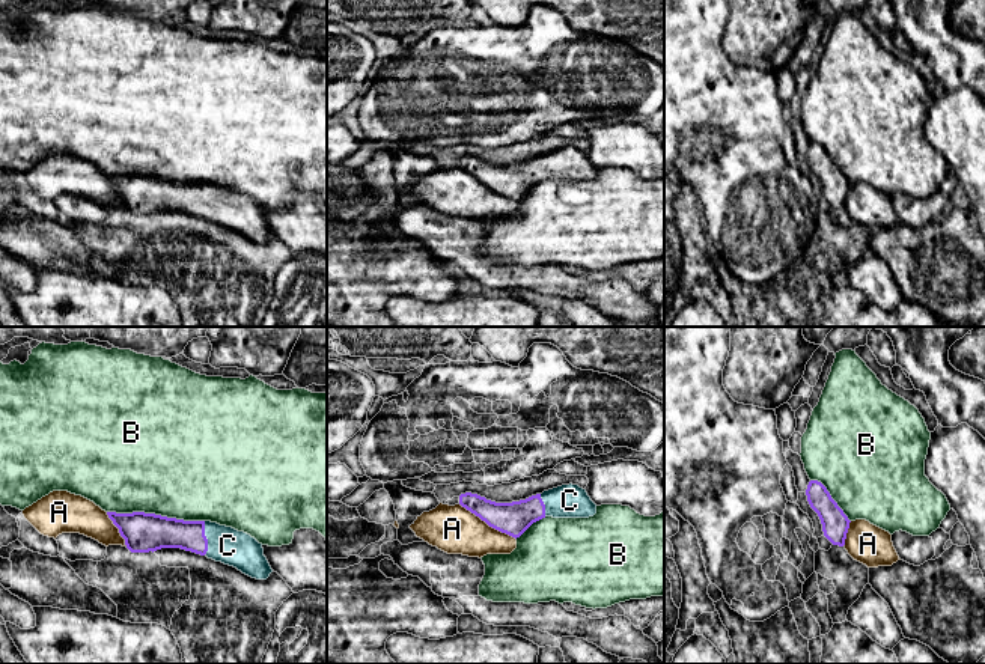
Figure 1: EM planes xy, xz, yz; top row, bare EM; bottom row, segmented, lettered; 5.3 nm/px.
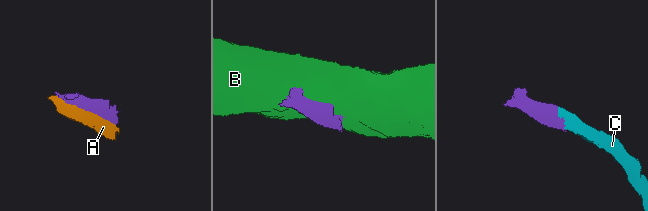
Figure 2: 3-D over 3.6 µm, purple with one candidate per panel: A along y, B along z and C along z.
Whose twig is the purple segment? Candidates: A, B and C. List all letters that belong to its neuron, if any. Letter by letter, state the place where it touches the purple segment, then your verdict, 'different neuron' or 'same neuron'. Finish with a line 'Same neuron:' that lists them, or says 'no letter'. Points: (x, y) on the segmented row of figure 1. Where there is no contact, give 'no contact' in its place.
A: contact xz (488, 524); different neuron
B: contact xy (154, 514); different neuron
C: contact xy (205, 538); same neuron
Same neuron: C

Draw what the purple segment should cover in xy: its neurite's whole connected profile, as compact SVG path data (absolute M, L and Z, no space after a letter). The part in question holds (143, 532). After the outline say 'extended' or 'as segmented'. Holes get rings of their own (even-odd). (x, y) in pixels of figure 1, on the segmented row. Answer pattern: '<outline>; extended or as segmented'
M107 512L131 553L181 548L267 580L273 572L262 544L244 532L211 521L184 521L155 513Z; extended

